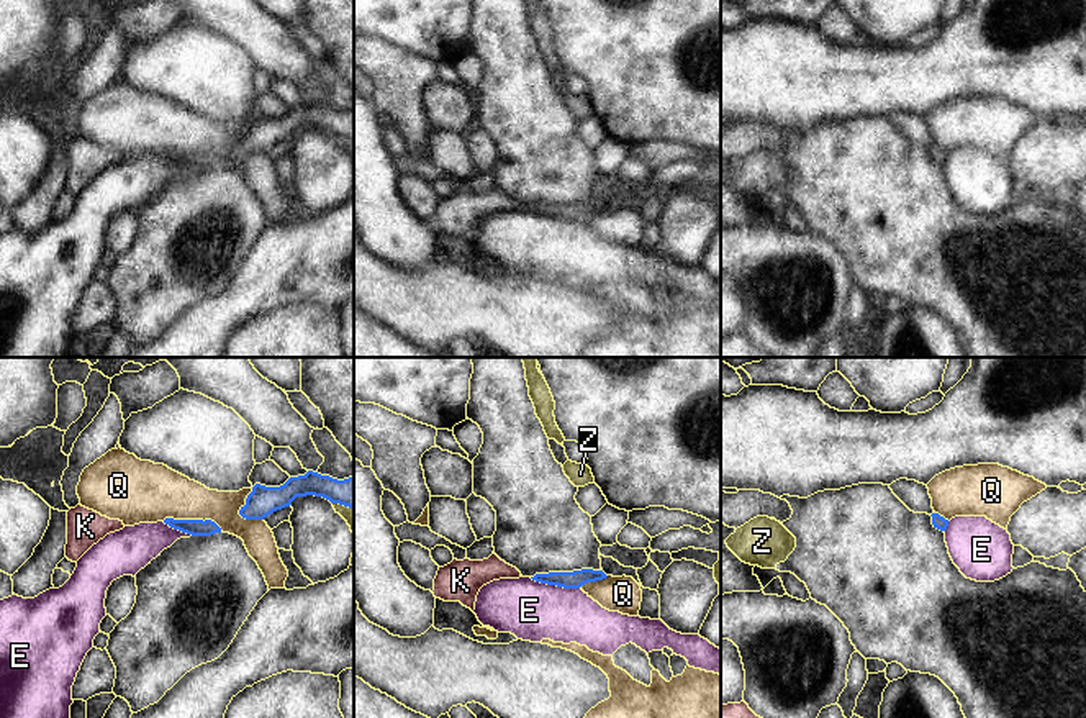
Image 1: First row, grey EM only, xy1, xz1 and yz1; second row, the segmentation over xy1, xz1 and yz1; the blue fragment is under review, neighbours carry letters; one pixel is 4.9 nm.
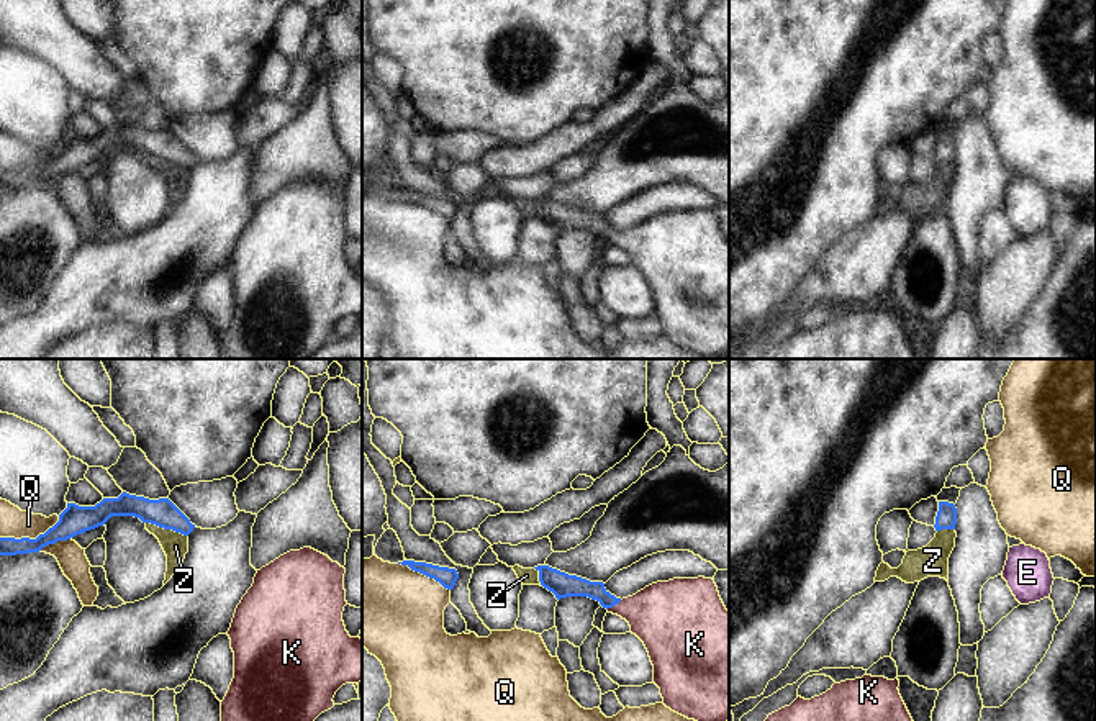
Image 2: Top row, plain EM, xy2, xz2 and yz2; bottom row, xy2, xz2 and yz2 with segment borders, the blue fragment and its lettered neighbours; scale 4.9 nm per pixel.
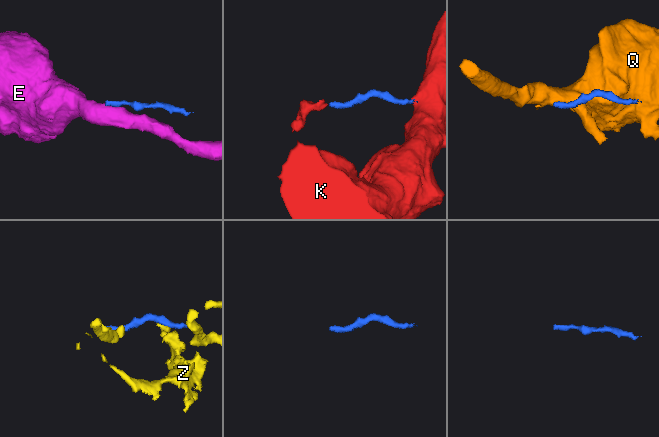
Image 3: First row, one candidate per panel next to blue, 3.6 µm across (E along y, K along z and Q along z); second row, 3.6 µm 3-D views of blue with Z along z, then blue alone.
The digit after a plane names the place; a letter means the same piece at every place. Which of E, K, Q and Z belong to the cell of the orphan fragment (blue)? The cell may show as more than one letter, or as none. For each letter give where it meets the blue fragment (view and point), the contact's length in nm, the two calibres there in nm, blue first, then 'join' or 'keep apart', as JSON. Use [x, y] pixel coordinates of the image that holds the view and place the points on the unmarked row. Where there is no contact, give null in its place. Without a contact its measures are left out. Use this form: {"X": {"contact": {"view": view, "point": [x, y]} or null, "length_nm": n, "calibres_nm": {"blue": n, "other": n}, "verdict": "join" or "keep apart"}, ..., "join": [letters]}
{"E": {"contact": {"view": "xz1", "point": [554, 217]}, "length_nm": 260, "calibres_nm": {"blue": 90, "other": 280}, "verdict": "keep apart"}, "K": {"contact": {"view": "xz2", "point": [613, 238]}, "length_nm": 90, "calibres_nm": {"blue": 110, "other": 320}, "verdict": "join"}, "Q": {"contact": {"view": "xy2", "point": [28, 171]}, "length_nm": 320, "calibres_nm": {"blue": 150, "other": 140}, "verdict": "keep apart"}, "Z": {"contact": {"view": "xy2", "point": [167, 161]}, "length_nm": 220, "calibres_nm": {"blue": 140, "other": 120}, "verdict": "keep apart"}, "join": ["K"]}

